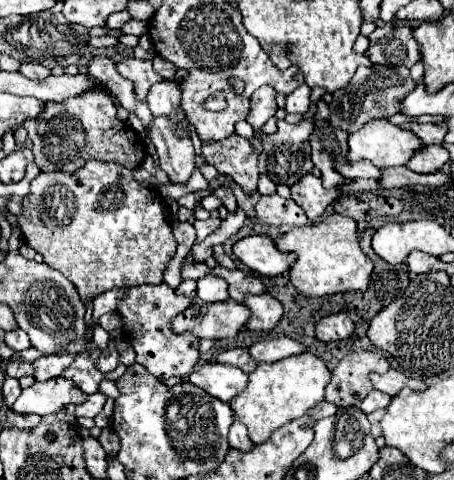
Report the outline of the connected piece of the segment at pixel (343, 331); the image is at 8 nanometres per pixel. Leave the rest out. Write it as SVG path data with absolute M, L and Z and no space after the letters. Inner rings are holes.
M344 312L326 316L316 326L316 338L322 342L338 342L350 338L352 332L354 332L354 322Z

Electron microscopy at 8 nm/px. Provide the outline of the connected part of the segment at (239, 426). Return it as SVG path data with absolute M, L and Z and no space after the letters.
M234 418L232 426L230 426L230 438L228 440L230 440L232 448L238 448L238 450L252 448L252 442L250 442L250 438L246 434L246 426L238 418Z

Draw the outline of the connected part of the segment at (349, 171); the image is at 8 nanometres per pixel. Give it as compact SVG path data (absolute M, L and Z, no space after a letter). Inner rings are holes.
M354 162L354 164L334 164L334 170L344 178L378 178L380 170L370 162Z

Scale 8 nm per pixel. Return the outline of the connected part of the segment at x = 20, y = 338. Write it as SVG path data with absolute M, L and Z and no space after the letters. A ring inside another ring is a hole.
M20 328L6 332L6 344L10 346L12 350L18 350L18 352L22 352L22 350L30 348L30 340L28 340L26 332L24 332L24 330L20 330Z

